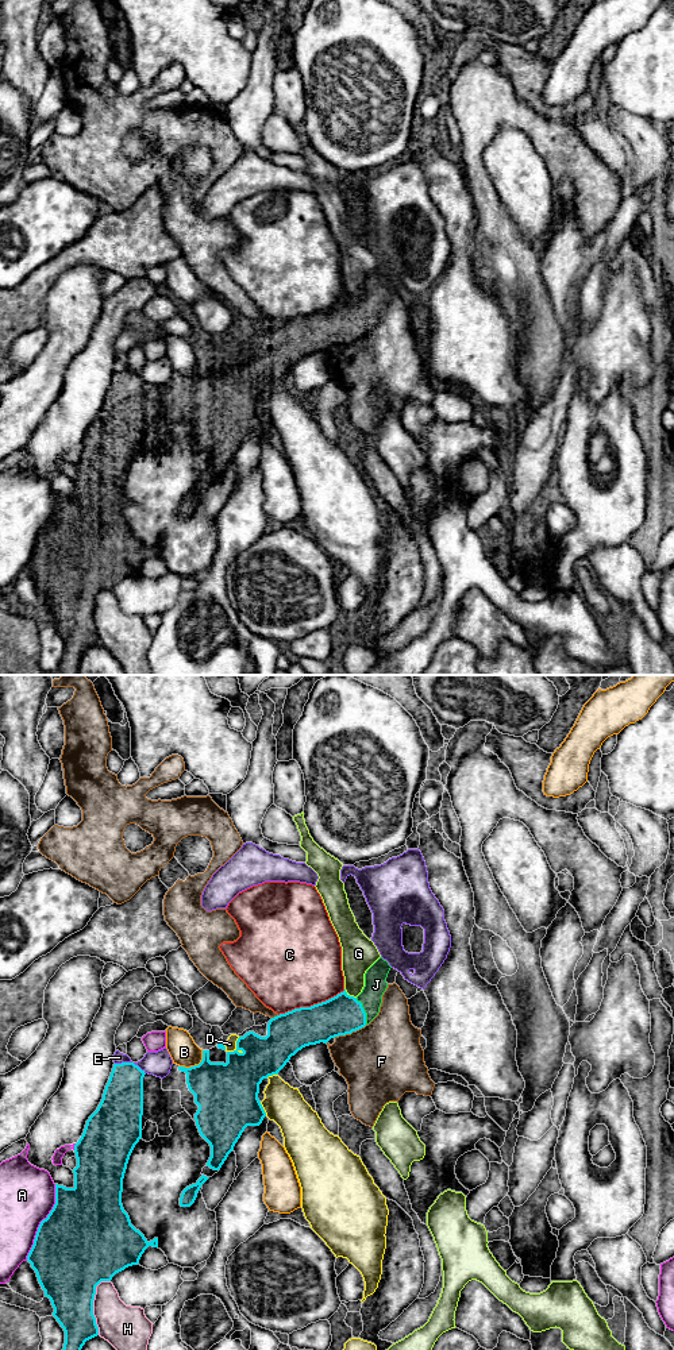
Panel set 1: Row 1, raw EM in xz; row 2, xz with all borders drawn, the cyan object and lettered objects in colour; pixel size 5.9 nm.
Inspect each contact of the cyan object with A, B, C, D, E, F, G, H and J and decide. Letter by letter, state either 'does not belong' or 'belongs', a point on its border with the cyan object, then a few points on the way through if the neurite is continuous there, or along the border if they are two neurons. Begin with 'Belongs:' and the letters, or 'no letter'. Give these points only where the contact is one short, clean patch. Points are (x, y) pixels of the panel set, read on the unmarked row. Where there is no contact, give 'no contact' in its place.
Belongs: J
A: does not belong; meets cyan in xz at (41, 531)
B: does not belong; meets cyan in xz at (195, 374)
C: does not belong; meets cyan in xz at (311, 315)
D: does not belong; meets cyan in xz at (237, 357)
E: does not belong; meets cyan in xz at (130, 371)
F: does not belong; meets cyan in xz at (350, 342)
G: does not belong; meets cyan in xz at (349, 304); border along xz (345, 297), (355, 307)
H: does not belong; meets cyan in xz at (92, 613)
J: belongs; meets cyan in xz at (364, 320); runs through xz (342, 323), (364, 320), (376, 293)

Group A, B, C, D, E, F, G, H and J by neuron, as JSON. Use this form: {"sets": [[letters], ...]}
{"sets": [["A"], ["B"], ["C"], ["D"], ["E"], ["F"], ["G"], ["H"], ["J"]]}

